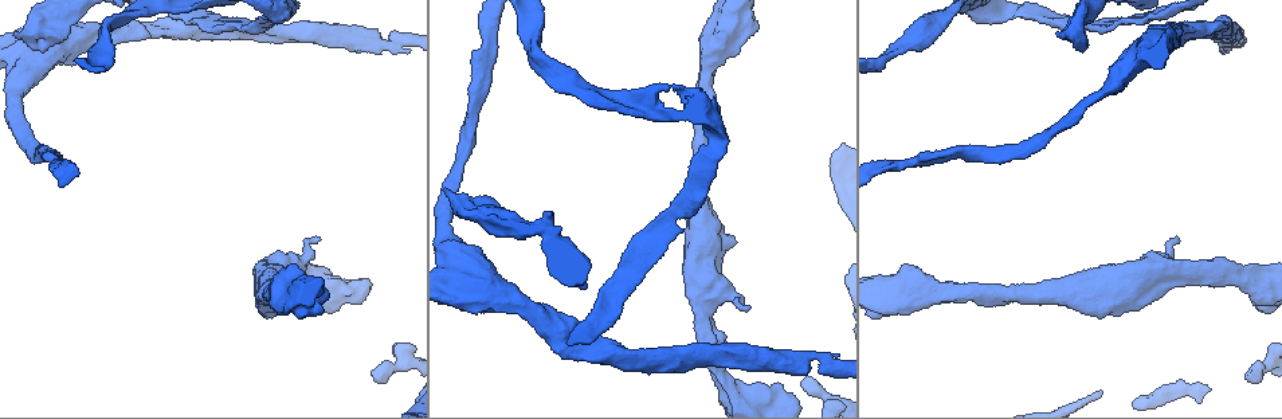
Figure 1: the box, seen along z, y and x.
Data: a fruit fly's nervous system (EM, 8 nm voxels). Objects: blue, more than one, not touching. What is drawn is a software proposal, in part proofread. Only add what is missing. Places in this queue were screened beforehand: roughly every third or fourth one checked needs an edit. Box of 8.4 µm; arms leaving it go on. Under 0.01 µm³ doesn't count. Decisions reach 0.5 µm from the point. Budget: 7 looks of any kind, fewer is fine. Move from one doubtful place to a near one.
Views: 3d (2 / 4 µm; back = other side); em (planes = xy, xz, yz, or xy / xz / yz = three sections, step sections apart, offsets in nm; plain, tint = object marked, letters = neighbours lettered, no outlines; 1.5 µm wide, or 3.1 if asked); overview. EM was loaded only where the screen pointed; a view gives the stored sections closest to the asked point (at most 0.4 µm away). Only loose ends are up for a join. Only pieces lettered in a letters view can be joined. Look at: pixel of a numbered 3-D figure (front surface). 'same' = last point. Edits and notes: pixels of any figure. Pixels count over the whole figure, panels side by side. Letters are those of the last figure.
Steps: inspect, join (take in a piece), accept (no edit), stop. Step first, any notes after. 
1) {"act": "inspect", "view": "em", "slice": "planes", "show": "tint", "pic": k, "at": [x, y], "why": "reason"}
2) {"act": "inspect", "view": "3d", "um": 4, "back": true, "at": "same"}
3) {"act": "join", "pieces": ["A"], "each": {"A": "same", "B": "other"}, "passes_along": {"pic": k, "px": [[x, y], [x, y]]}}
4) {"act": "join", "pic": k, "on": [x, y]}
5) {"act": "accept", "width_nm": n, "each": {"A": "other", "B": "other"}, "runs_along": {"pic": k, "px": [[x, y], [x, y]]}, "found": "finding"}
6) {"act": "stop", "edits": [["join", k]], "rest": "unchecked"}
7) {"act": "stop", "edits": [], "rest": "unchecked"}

{"act": "inspect", "view": "em", "slice": "planes", "show": "letters", "pic": 1, "at": [1175, 239], "why": "an open end"}

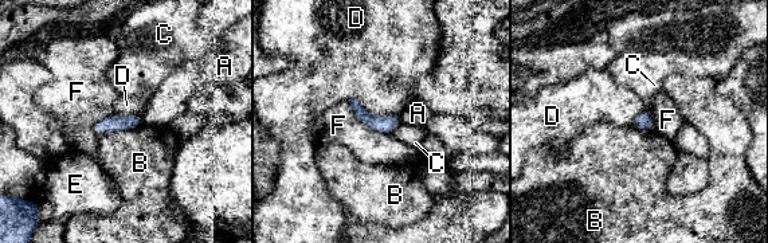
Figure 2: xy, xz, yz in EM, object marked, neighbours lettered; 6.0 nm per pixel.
{"act": "accept", "each": {"A": "other", "B": "other", "C": "other", "D": "other", "E": "other", "F": "other"}, "border": {"pic": 2, "px": [[348, 101], [376, 116], [399, 116]]}, "found": "none of them fits"}

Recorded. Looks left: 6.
{"act": "inspect", "view": "em", "slice": "xy", "step": 8, "show": "letters", "pic": 1, "at": [374, 378], "why": "free end"}

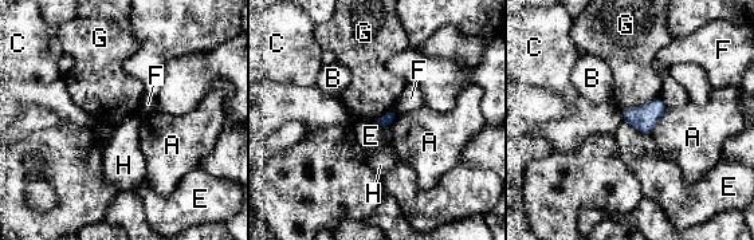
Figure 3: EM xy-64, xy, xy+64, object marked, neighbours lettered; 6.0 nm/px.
{"act": "accept", "longest_contact_nm": ["G", 240], "each": {"A": "other", "B": "other", "C": "other", "E": "other", "F": "other", "G": "other", "H": "other"}, "border": {"pic": 3, "px": [[620, 110], [623, 120]]}, "found": "none of them fits"}

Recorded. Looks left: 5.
{"act": "inspect", "view": "3d", "um": 4, "back": true, "pic": 1, "at": [627, 245], "why": "thin end"}

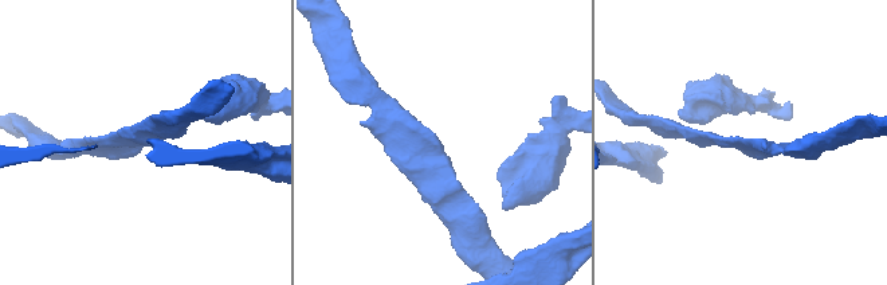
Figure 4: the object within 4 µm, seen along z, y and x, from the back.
{"act": "inspect", "view": "em", "slice": "xz", "step": 4, "show": "tint", "pic": 4, "at": [139, 146], "why": "need the tissue"}

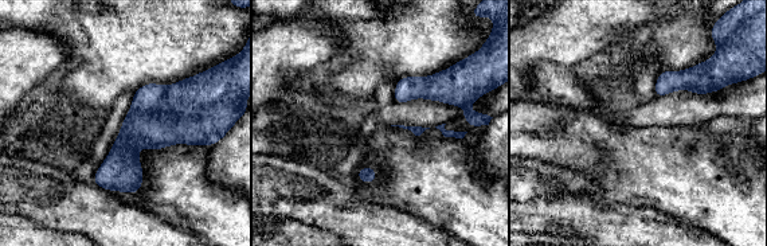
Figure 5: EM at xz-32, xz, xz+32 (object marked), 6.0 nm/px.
{"act": "inspect", "view": "em", "slice": "planes", "show": "letters", "at": "same"}

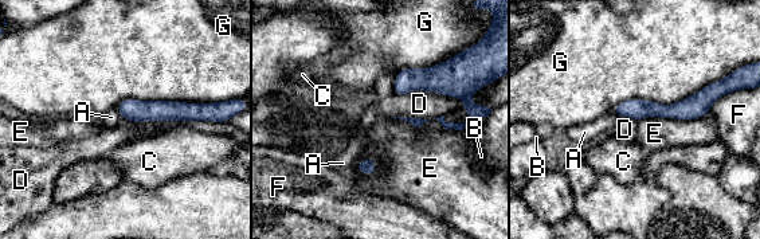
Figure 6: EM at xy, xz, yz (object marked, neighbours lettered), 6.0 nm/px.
{"act": "accept", "each": {"A": "other", "B": "other", "C": "other", "D": "other", "E": "other", "F": "other", "G": "other"}, "border": {"pic": 6, "px": [[709, 112], [688, 120], [637, 121]]}, "found": "none of them fits"}

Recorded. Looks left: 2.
{"act": "stop", "edits": [], "rest": "unchecked"}

